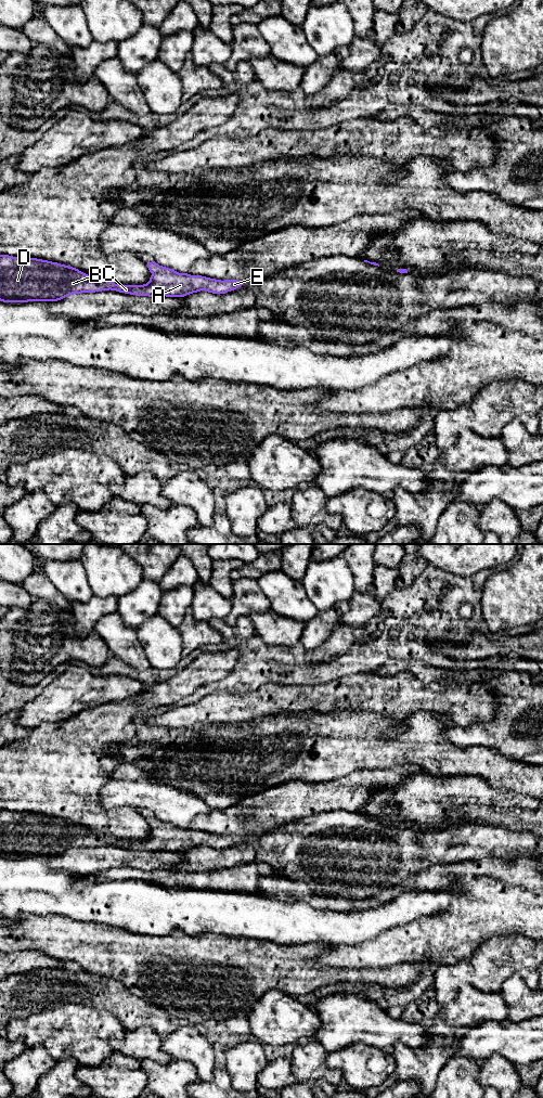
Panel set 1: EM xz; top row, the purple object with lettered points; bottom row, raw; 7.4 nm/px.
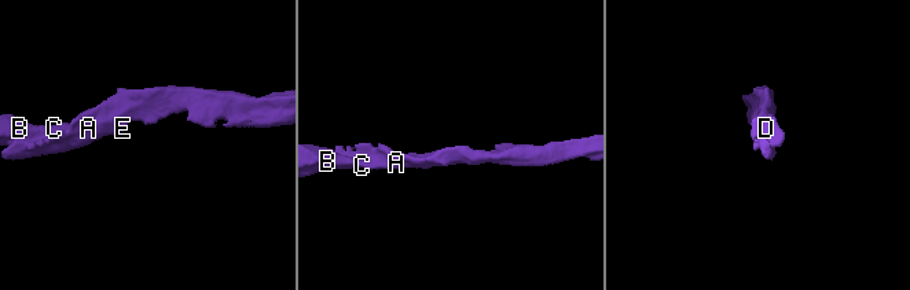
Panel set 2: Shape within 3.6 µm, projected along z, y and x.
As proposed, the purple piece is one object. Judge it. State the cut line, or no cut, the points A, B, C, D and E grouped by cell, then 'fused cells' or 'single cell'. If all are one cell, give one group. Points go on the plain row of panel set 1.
no cut | A B C D E | single cell

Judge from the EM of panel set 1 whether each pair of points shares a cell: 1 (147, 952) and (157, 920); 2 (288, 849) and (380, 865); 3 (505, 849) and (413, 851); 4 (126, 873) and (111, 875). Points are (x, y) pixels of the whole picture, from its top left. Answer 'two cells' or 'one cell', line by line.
1: two cells
2: one cell
3: one cell
4: one cell

